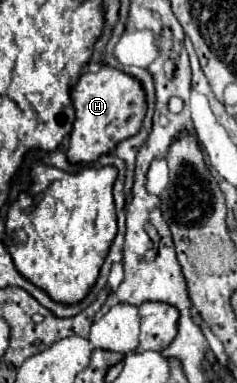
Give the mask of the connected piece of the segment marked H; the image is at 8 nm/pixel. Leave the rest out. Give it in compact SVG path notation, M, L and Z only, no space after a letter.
M111 66L81 74L71 94L77 118L67 142L67 158L75 164L93 162L99 156L109 154L121 140L135 136L147 112L147 100L141 82Z

